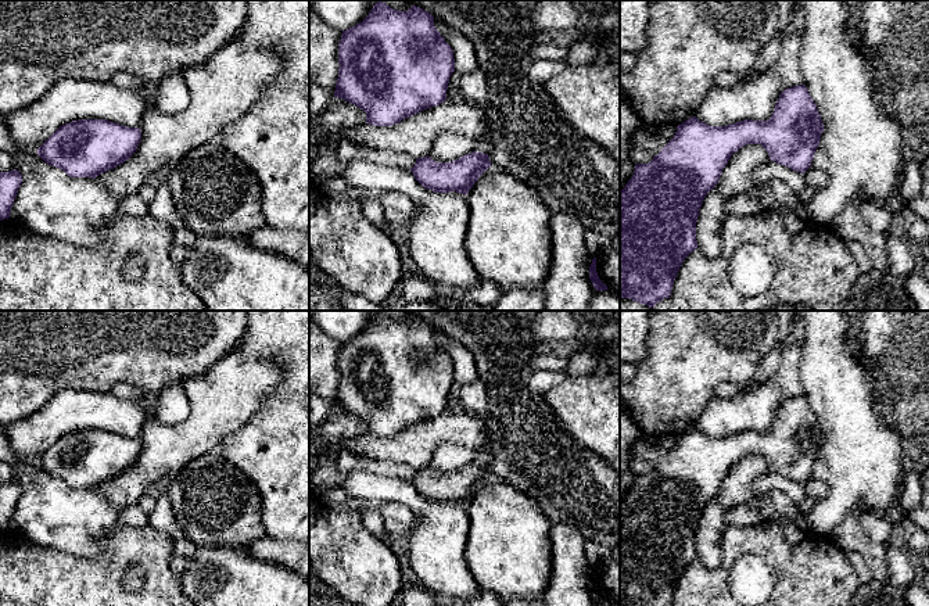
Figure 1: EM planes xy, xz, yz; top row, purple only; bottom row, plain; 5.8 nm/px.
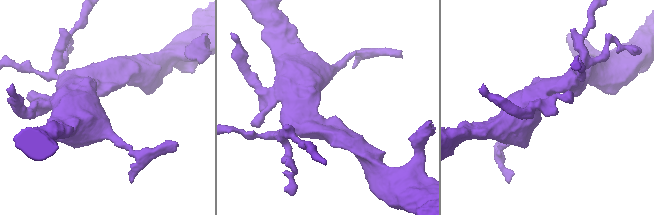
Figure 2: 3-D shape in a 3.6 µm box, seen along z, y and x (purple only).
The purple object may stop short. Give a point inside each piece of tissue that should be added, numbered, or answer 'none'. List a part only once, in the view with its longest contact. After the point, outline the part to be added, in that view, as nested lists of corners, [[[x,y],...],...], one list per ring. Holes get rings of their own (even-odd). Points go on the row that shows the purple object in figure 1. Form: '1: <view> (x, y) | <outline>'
1: yz (644, 136) | [[[643,123],[632,130],[630,135],[630,141],[638,147],[650,150],[654,155],[657,155],[668,143],[657,133],[657,129],[652,129]]]

